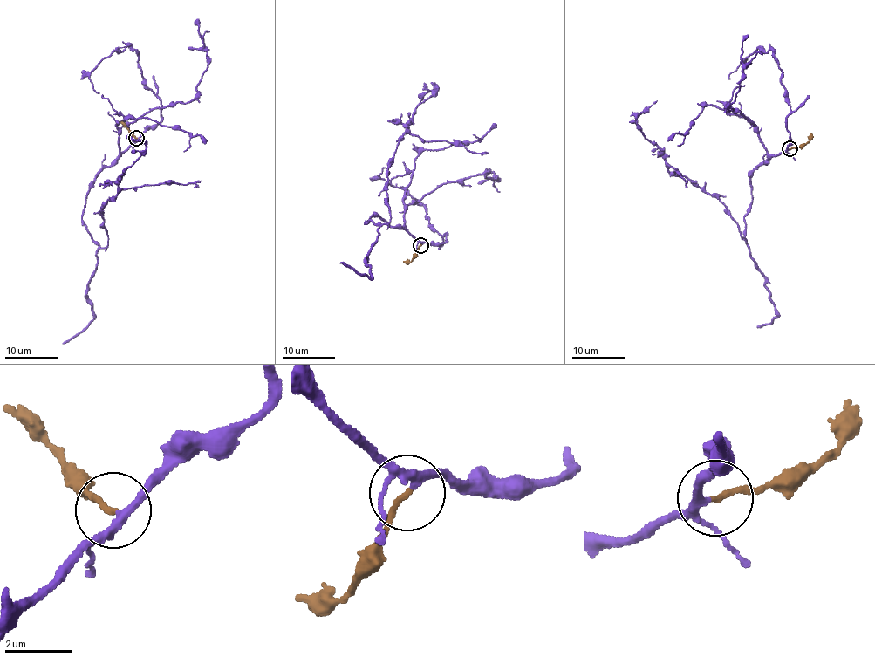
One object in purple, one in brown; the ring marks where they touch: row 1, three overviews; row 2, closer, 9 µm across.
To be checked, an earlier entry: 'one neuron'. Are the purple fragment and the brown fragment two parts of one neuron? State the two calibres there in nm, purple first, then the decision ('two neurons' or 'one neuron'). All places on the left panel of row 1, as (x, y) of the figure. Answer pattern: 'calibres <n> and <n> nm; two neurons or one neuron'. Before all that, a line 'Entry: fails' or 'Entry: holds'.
Entry: holds
calibres 240 and 170 nm; one neuron

